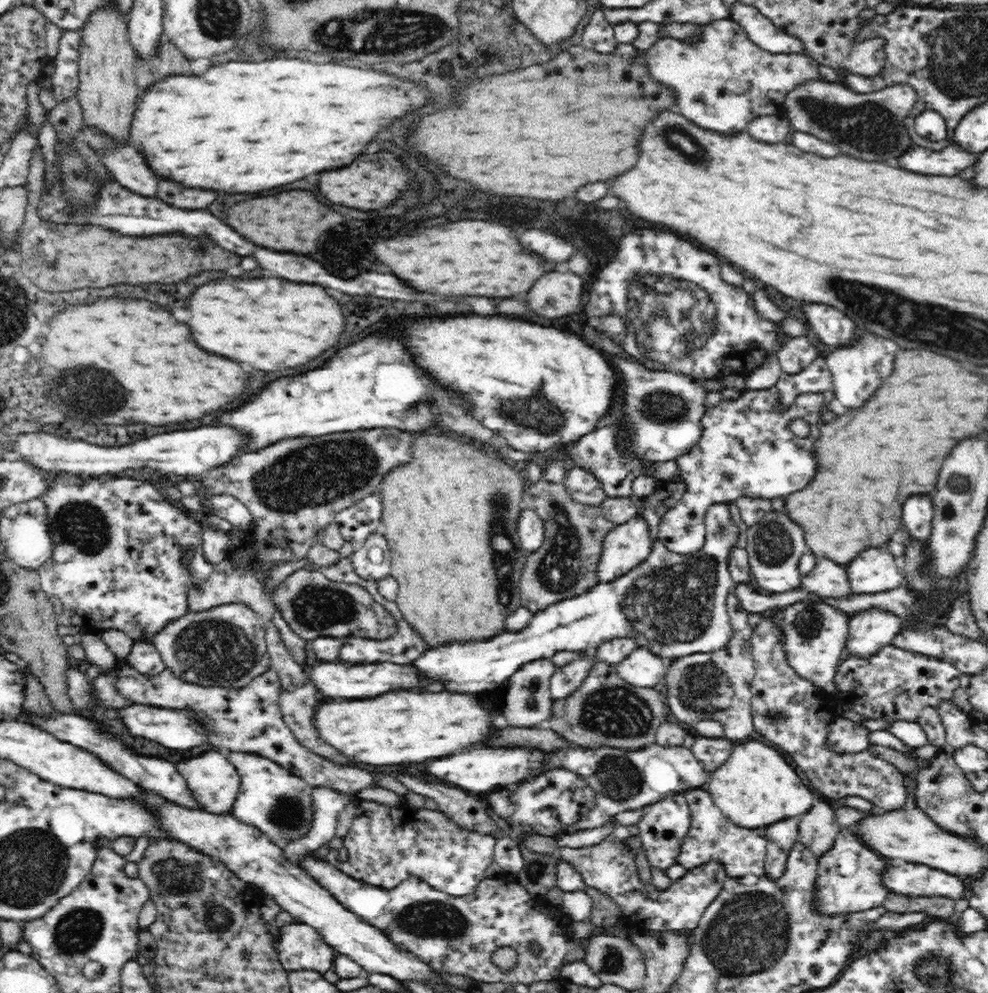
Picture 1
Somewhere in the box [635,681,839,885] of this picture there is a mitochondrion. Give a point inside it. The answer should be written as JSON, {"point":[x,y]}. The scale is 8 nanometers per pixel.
{"point":[777,715]}

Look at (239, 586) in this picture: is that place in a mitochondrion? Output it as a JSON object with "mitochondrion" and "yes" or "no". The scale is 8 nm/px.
{"mitochondrion":"no"}

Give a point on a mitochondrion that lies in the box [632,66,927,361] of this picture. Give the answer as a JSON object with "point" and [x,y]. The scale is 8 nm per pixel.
{"point":[870,127]}

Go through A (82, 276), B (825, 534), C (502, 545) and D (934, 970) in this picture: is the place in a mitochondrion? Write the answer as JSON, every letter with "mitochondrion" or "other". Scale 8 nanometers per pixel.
{"A":"other","B":"other","C":"mitochondrion","D":"mitochondrion"}

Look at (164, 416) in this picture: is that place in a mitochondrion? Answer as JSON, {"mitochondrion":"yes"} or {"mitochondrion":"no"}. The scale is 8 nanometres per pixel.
{"mitochondrion":"no"}

